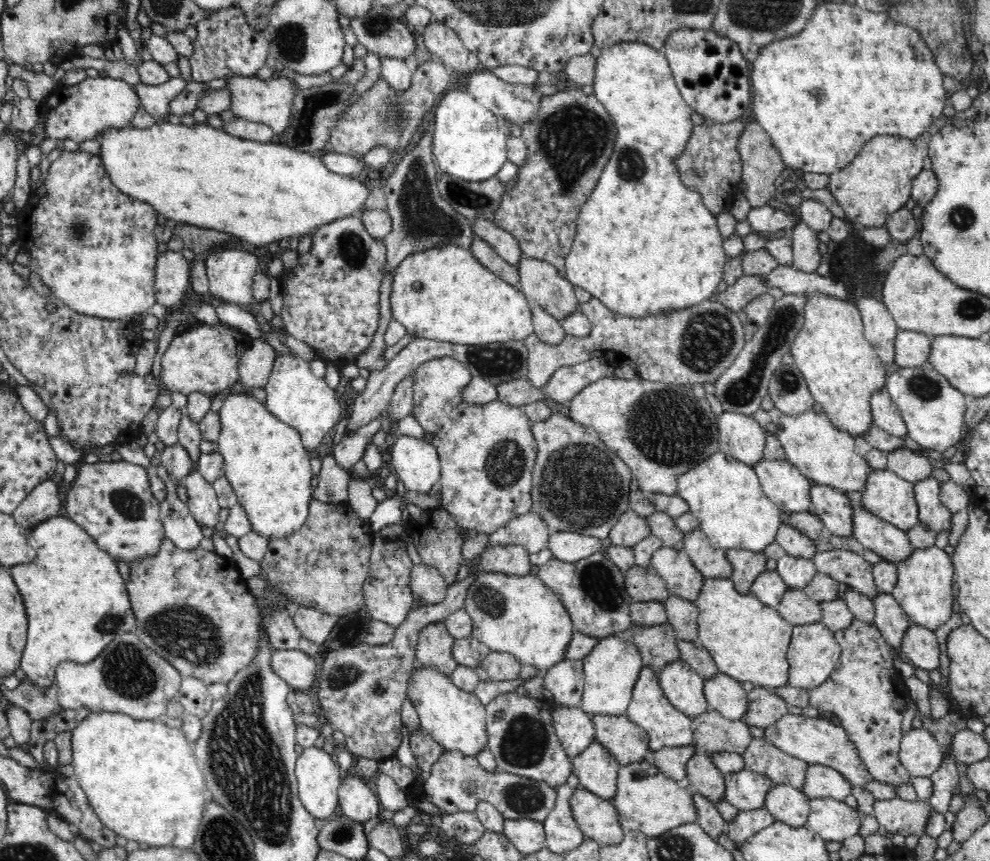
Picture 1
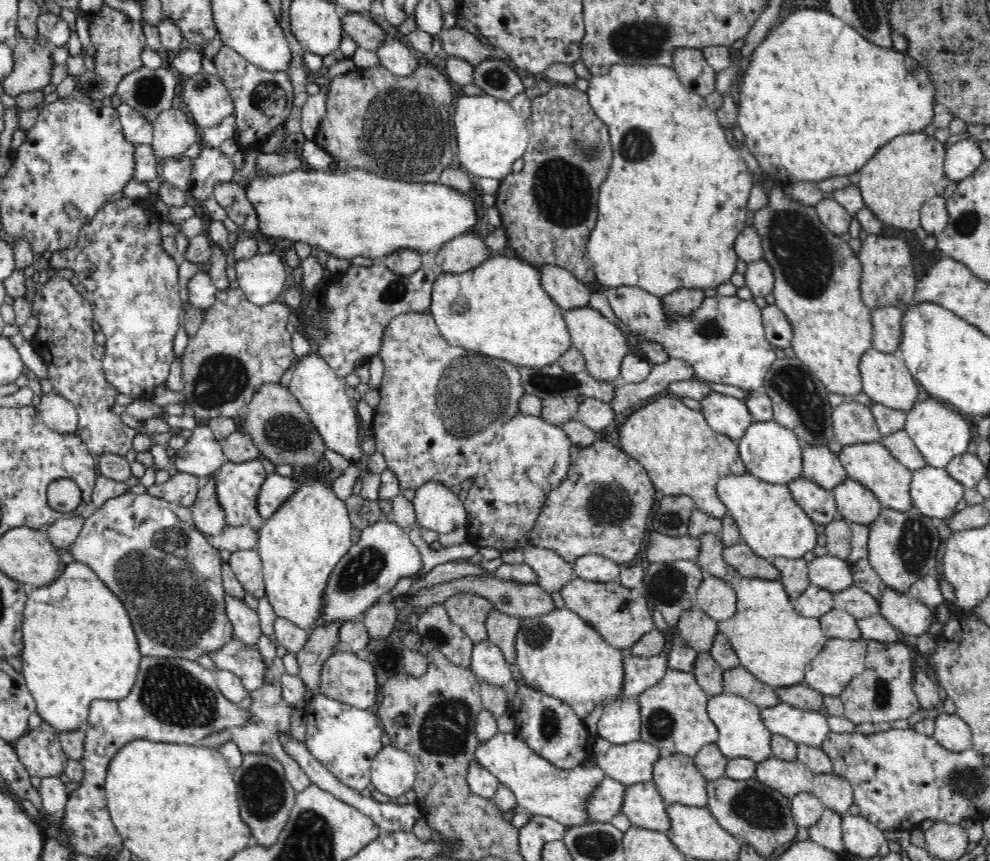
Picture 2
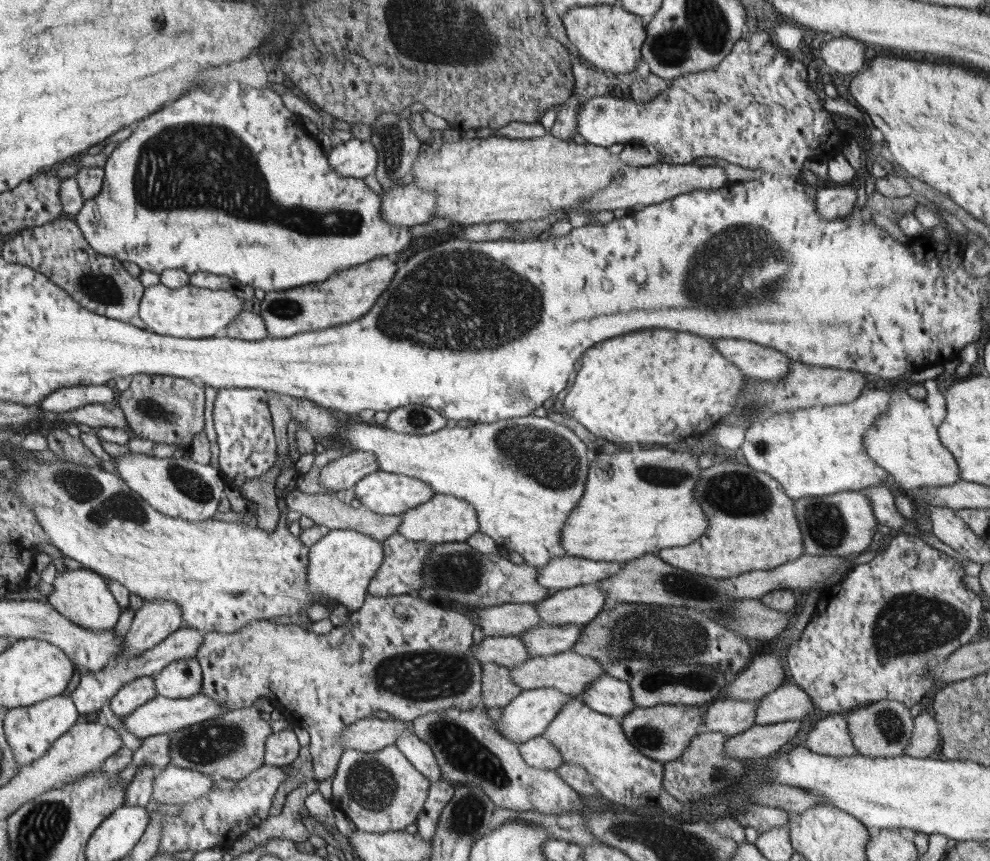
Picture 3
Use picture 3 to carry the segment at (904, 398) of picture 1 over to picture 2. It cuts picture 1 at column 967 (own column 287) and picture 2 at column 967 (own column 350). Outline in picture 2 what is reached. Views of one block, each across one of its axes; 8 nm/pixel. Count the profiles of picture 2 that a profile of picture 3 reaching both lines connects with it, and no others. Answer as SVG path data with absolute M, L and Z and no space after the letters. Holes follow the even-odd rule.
M934 398L916 402L916 406L906 414L906 426L904 426L904 430L916 442L922 458L926 458L926 466L940 468L940 470L946 470L948 464L952 464L952 460L956 456L968 454L968 444L972 440L970 428L972 428L972 424L962 412L958 412L956 408L952 408L940 400L934 400Z

